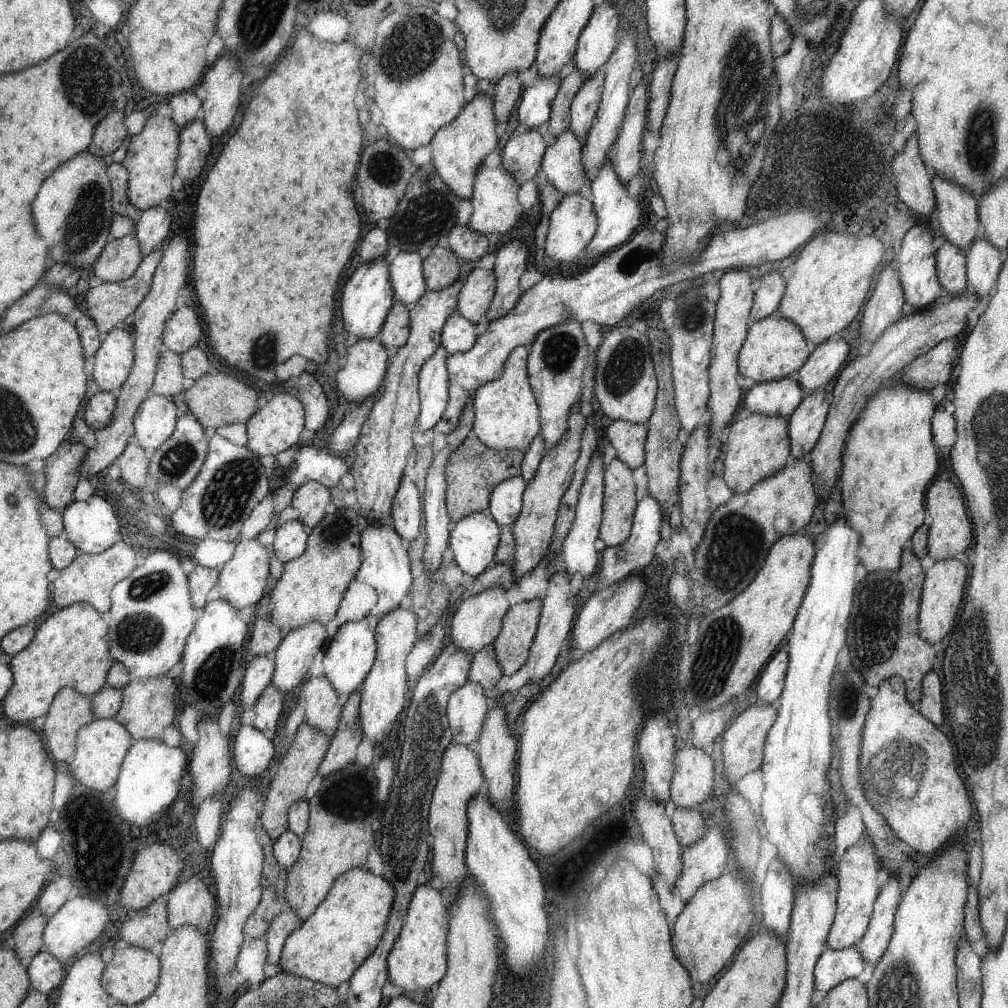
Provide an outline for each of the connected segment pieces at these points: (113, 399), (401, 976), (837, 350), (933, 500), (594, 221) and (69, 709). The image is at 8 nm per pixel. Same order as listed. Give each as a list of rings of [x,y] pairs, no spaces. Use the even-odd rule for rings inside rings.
[[[96,391],[86,402],[84,420],[86,424],[96,432],[110,424],[114,416],[114,409],[117,408],[117,396],[110,391]]]
[[[430,884],[418,885],[407,906],[399,938],[387,956],[389,980],[406,994],[430,991],[446,976],[446,934],[448,912],[444,898]]]
[[[844,338],[826,340],[816,345],[816,350],[810,354],[809,360],[795,375],[806,394],[822,388],[822,384],[832,380],[844,366],[848,354],[850,346]]]
[[[934,482],[926,494],[926,504],[930,510],[928,557],[930,563],[939,560],[955,559],[957,554],[965,552],[974,542],[972,522],[966,510],[966,502],[960,490],[952,482]]]
[[[580,193],[564,195],[559,202],[558,208],[550,214],[550,225],[545,240],[545,254],[554,262],[570,263],[576,260],[580,252],[593,240],[597,233],[598,216],[593,203]]]
[[[74,688],[61,689],[54,697],[52,708],[46,713],[44,726],[41,729],[46,746],[50,748],[50,754],[54,756],[54,760],[67,763],[73,761],[73,756],[77,753],[77,734],[82,726],[89,725],[97,718],[94,714],[93,700],[90,694],[82,694],[82,691],[74,690]]]

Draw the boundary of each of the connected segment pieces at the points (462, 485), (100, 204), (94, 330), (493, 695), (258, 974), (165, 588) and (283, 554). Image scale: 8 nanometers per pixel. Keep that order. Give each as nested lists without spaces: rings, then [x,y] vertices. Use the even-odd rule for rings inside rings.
[[[467,436],[464,442],[450,454],[446,462],[445,502],[452,524],[469,514],[488,511],[490,497],[500,482],[521,474],[524,454],[519,450],[497,451],[485,445],[477,436]]]
[[[82,152],[76,157],[66,161],[64,165],[60,165],[42,184],[38,196],[32,201],[32,211],[34,214],[34,222],[37,223],[38,234],[46,240],[49,248],[50,263],[64,262],[64,264],[74,264],[78,268],[87,266],[90,260],[98,258],[108,244],[108,233],[112,218],[115,213],[112,208],[112,186],[106,174],[106,168],[102,156],[90,154],[90,152]]]
[[[74,310],[70,314],[65,314],[66,318],[76,326],[78,334],[80,334],[80,342],[84,348],[84,372],[86,376],[90,376],[92,372],[94,353],[100,348],[102,341],[100,341],[100,330],[96,326],[96,322],[82,310]]]
[[[493,644],[484,646],[474,653],[470,663],[468,681],[482,685],[489,700],[499,698],[496,682],[502,678],[501,664],[497,661]]]
[[[264,937],[245,938],[241,952],[238,953],[238,974],[240,979],[248,982],[252,987],[262,983],[265,979],[265,965],[267,964],[268,948]]]
[[[156,550],[146,558],[144,564],[134,568],[128,577],[113,588],[112,608],[107,619],[110,625],[110,654],[113,655],[114,662],[126,665],[134,679],[162,677],[184,656],[186,641],[194,632],[197,619],[202,613],[202,609],[190,602],[188,578],[182,570],[180,560],[170,552]]]
[[[296,519],[287,521],[275,529],[273,542],[274,556],[282,564],[293,561],[305,553],[312,530]]]

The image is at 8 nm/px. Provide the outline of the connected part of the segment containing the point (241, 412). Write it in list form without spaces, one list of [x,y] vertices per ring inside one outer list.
[[[212,371],[202,378],[198,378],[186,392],[184,402],[188,412],[198,418],[198,422],[206,428],[218,428],[236,423],[245,423],[256,414],[256,392],[248,384],[226,376],[226,372]]]

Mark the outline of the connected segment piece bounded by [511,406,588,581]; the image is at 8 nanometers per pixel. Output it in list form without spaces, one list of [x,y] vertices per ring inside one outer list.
[[[576,406],[576,410],[569,417],[569,428],[566,430],[565,438],[562,438],[560,444],[547,450],[534,478],[530,480],[529,486],[525,490],[521,513],[518,515],[517,521],[512,524],[514,538],[516,538],[516,554],[511,562],[514,581],[540,565],[546,554],[549,554],[549,547],[553,542],[552,536],[556,536],[554,522],[557,522],[562,498],[565,497],[566,490],[570,488],[574,474],[577,473],[576,465],[581,453],[582,432],[586,430],[586,420],[588,420],[588,416],[582,414],[581,406]]]

